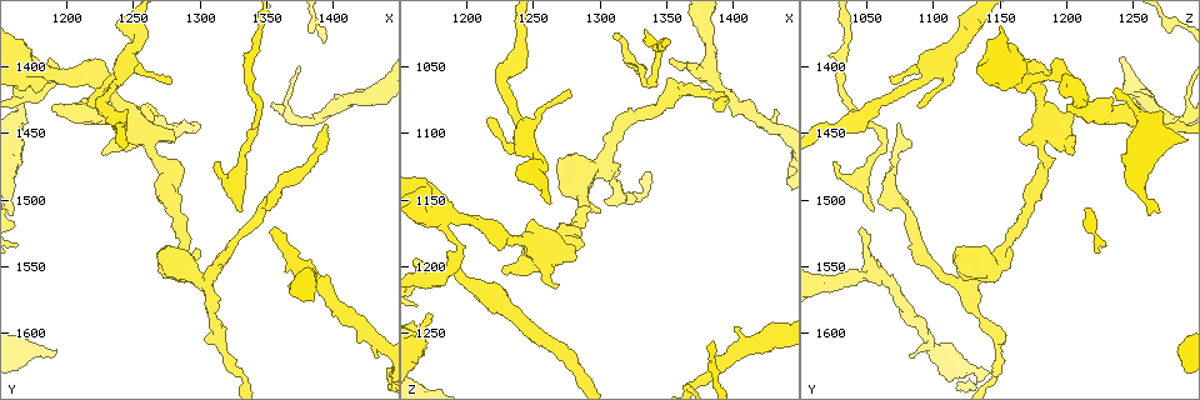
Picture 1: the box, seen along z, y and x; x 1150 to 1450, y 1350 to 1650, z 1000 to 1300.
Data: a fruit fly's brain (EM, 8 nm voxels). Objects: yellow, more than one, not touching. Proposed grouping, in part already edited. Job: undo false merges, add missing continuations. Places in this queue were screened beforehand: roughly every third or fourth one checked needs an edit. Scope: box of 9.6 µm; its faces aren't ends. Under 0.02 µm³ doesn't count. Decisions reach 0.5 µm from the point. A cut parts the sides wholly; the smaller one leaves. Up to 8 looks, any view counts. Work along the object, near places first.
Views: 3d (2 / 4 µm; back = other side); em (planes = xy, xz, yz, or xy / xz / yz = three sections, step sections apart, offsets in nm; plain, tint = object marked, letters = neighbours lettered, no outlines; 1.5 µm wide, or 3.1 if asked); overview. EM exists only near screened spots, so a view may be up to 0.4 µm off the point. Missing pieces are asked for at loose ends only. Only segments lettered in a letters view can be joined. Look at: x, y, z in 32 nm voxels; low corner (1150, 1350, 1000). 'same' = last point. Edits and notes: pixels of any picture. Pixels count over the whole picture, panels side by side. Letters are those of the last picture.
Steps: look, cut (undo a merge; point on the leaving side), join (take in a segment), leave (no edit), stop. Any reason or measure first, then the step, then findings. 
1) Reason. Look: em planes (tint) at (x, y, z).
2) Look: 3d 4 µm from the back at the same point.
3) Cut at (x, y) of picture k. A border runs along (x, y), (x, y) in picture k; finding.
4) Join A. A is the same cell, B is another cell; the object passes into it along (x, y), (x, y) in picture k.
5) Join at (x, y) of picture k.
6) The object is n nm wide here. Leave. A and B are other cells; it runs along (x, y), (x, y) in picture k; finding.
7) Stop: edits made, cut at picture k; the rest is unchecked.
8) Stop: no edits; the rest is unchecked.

An open end. Look: em yz step 8 (tint) at (1352, 1524, 1048).

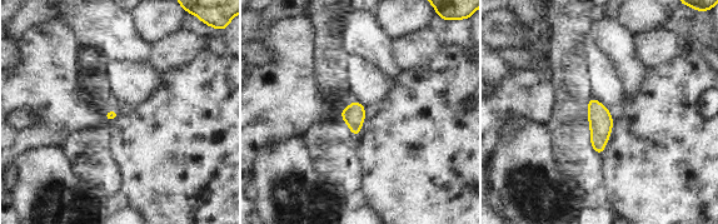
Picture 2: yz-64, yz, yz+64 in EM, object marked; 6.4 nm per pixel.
Look: em planes (letters) at the same point.

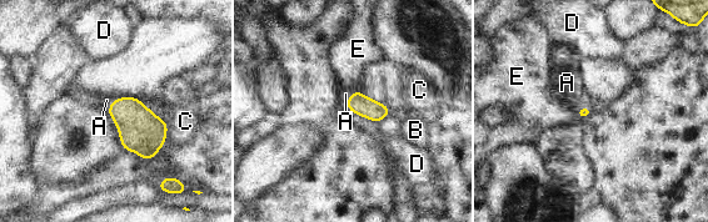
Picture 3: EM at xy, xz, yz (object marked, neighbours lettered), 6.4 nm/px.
Join A. A is the same cell, B, C, D and E are other cells; the object passes into it along (582, 112), (582, 107), (567, 82) in picture 3; it goes on there.

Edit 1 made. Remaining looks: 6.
Stops while still wide. Look: em planes (letters) at (1282, 1454, 1192).

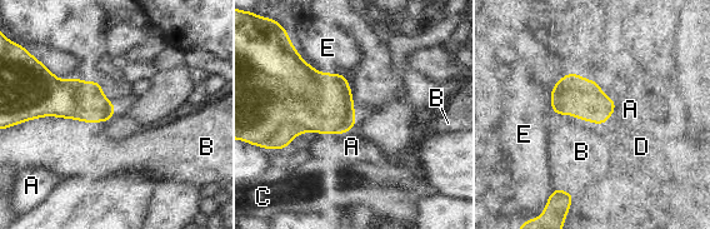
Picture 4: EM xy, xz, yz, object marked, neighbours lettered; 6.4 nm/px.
Join D. D is the same cell, A, B, C and E are other cells; the object passes into it along (578, 96), (608, 118), (630, 147) in picture 4; it goes on there.

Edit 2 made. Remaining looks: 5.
See it whole again. Look: overview.

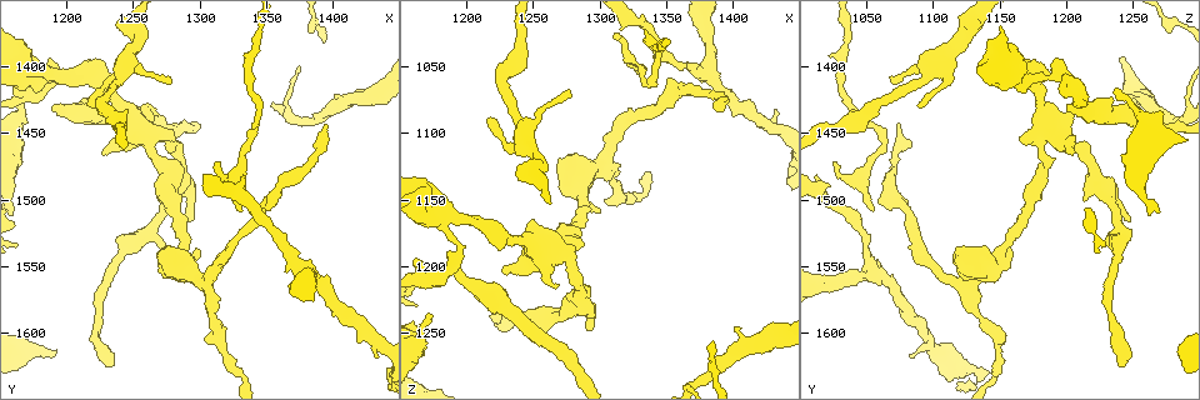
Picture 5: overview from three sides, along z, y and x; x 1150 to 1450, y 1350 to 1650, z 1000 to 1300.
Look: em xz step 4 (letters) at (1172, 1416, 1238).

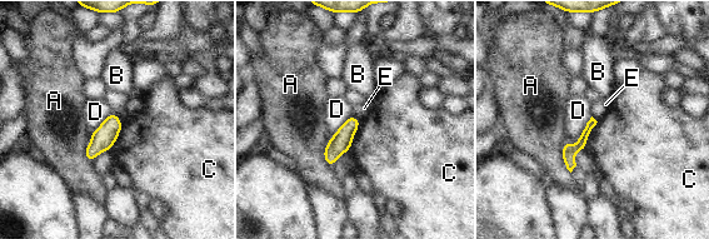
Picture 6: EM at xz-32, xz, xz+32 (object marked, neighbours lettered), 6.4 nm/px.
Another direction. Look: em planes (letters) at the same point.

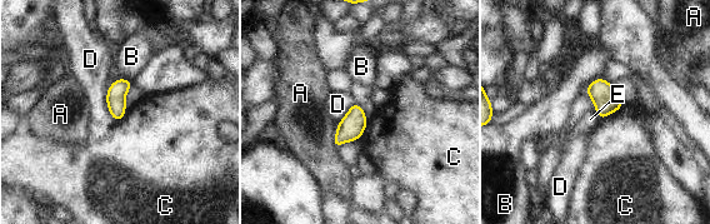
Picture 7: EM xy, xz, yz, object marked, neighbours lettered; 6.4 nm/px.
The longest contact is with D, 220 nm. Leave. A, B, C, D and E are other cells; a border runs along (600, 76), (584, 93) in picture 7; none of them fits.

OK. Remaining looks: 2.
Stop: edits made, join at picture 3, join at picture 4; the rest is unchecked.

